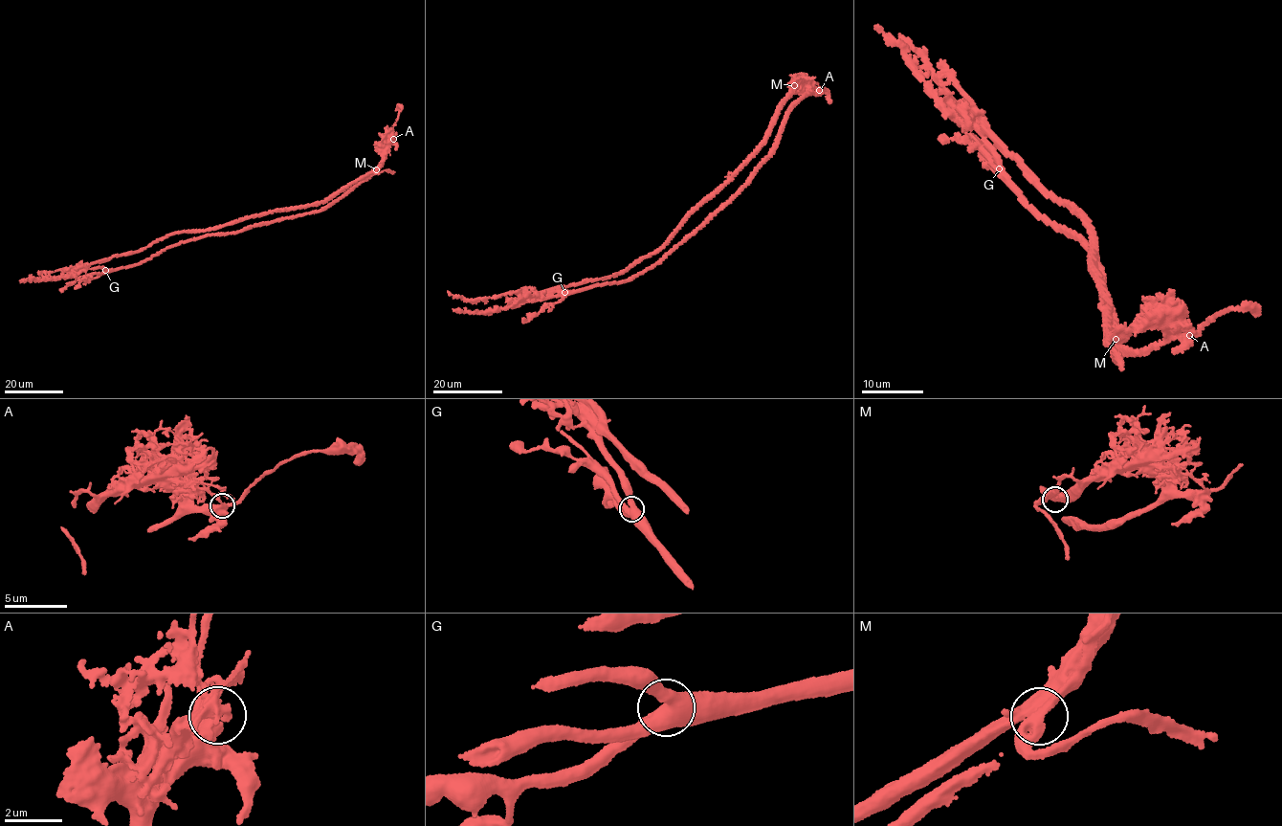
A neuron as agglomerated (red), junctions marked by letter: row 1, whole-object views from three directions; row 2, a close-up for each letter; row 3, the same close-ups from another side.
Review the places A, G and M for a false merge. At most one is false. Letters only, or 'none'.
A

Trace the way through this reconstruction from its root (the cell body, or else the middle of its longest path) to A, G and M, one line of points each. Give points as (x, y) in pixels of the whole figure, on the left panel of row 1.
A: (232, 233), (326, 208), (378, 170), (393, 139)
G: (232, 233), (192, 239), (164, 249), (135, 264), (105, 270)
M: (232, 233), (326, 208), (377, 171), (383, 162), (386, 146), (376, 169)

